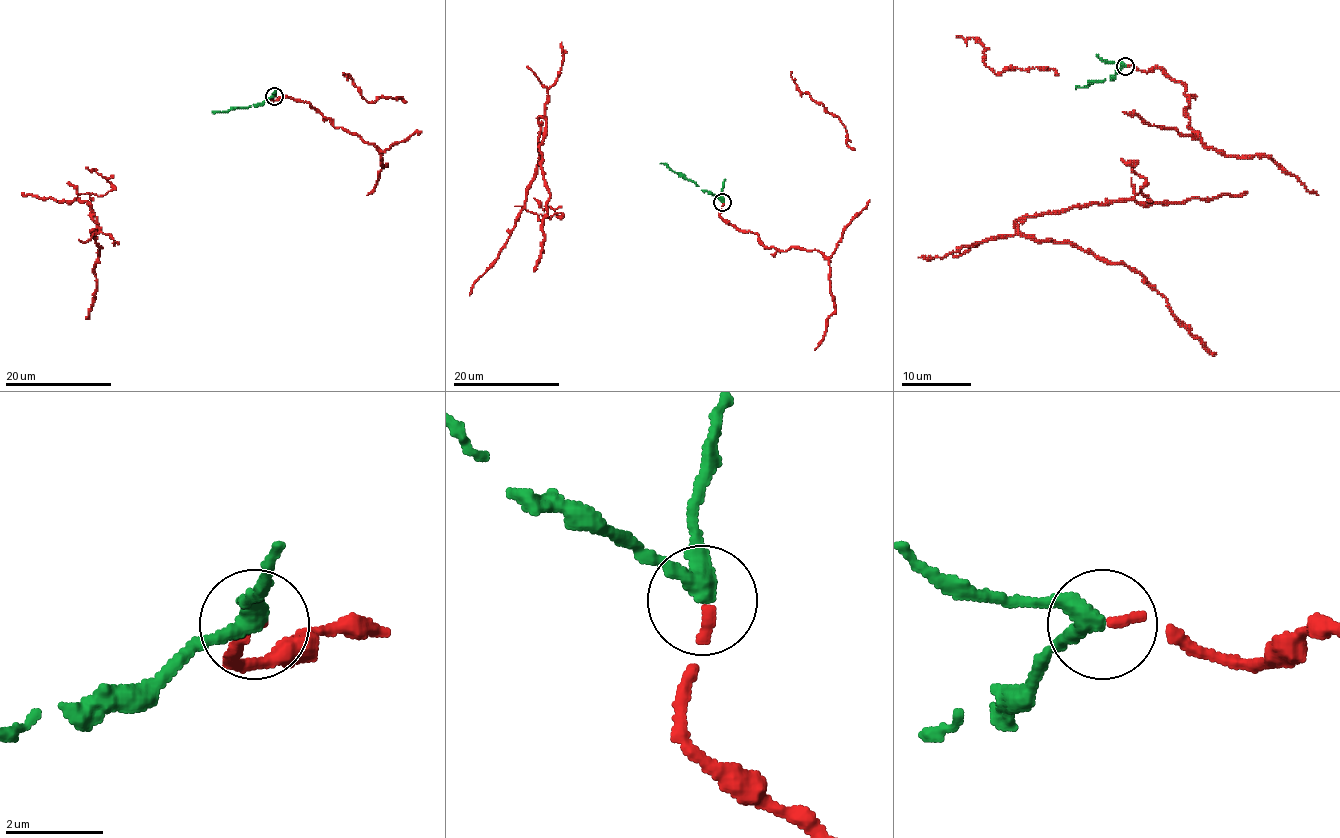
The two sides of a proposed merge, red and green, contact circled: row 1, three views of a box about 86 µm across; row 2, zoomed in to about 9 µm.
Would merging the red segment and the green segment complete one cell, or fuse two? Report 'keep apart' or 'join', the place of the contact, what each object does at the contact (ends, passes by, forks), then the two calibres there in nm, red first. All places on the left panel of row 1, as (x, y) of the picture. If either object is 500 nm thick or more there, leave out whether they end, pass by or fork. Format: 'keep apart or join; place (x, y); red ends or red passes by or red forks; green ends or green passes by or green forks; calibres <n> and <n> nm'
join; place (274, 96); red ends; green passes by; calibres 200 and 360 nm

